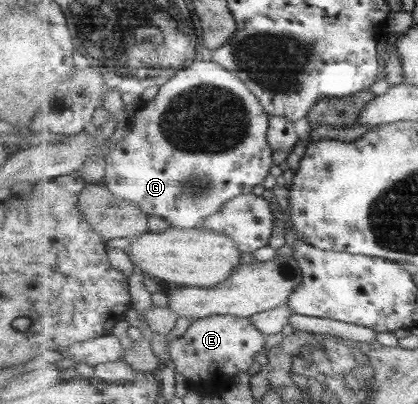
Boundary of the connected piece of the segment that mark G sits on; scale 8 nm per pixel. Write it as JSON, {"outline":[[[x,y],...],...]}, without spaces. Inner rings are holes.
{"outline":[[[195,61],[188,69],[179,70],[173,75],[168,83],[160,88],[158,96],[154,100],[146,101],[146,107],[132,116],[130,119],[131,132],[121,143],[118,143],[116,148],[111,149],[110,153],[104,156],[107,172],[103,183],[117,196],[137,203],[149,217],[156,216],[166,219],[170,223],[170,228],[196,229],[202,227],[204,219],[218,213],[226,202],[230,202],[238,195],[250,193],[256,185],[264,183],[264,179],[270,175],[270,169],[274,165],[274,161],[272,161],[273,151],[268,143],[267,134],[270,122],[271,116],[265,111],[260,99],[252,94],[248,87],[244,86],[239,77],[226,71],[215,61]]]}

